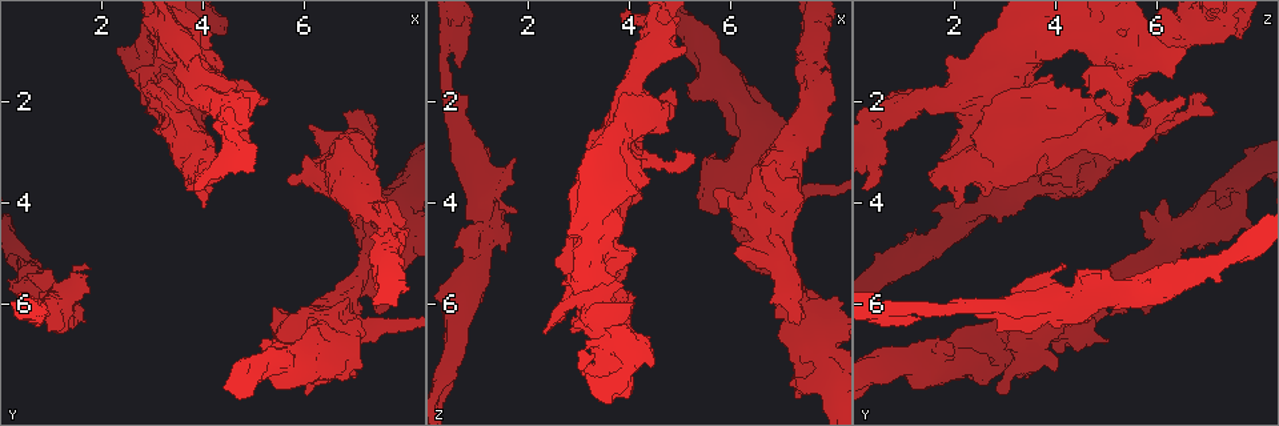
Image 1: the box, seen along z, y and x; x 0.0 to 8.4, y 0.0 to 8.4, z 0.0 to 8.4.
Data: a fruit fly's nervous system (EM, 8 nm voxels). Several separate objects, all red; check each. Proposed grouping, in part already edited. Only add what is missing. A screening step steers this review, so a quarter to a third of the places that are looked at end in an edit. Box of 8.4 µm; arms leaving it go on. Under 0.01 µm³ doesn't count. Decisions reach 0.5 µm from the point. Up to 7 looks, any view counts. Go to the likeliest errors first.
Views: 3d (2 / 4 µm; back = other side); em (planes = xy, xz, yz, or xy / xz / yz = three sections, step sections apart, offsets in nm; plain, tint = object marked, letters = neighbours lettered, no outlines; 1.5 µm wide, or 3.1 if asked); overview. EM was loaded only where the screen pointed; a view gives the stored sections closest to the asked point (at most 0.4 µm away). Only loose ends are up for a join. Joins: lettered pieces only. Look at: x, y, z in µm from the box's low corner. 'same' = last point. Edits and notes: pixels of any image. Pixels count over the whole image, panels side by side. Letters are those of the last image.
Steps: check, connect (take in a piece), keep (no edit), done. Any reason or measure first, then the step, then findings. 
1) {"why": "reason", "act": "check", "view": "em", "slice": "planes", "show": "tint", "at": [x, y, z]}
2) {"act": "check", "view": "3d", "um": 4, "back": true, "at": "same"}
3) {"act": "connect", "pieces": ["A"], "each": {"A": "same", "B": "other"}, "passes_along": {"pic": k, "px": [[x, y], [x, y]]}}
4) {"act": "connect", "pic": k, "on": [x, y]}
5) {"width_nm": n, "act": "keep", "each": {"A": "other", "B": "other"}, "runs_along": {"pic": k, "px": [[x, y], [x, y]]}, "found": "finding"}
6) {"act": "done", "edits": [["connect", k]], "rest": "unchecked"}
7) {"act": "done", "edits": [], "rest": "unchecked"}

{"why": "an open end", "act": "check", "view": "em", "slice": "planes", "show": "letters", "at": [5.65, 3.60, 3.80]}

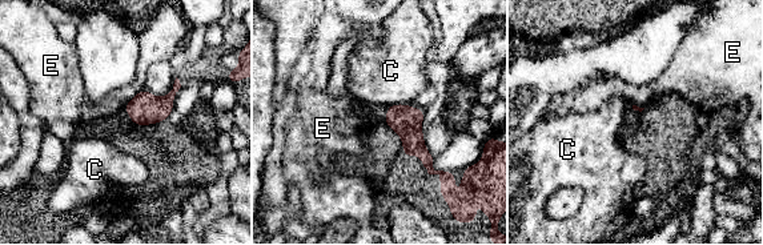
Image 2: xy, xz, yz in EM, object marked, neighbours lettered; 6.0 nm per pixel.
{"act": "keep", "each": {"C": "other", "E": "other"}, "border": {"pic": 2, "px": [[139, 91], [123, 108]]}, "found": "none of them fits"}

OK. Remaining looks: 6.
{"act": "check", "view": "em", "slice": "planes", "show": "letters", "at": [2.90, 1.85, 6.50]}

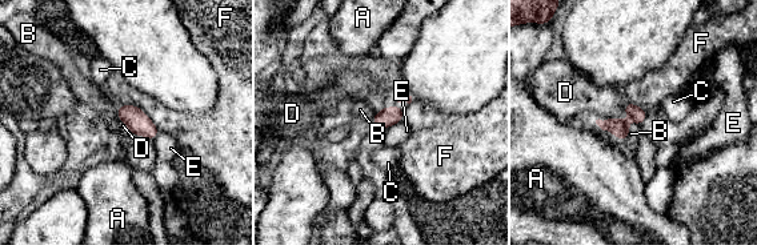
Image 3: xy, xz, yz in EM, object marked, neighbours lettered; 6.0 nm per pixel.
{"act": "keep", "each": {"A": "other", "B": "other", "C": "other", "D": "other", "E": "other", "F": "other"}, "border": {"pic": 3, "px": [[121, 104], [135, 104], [159, 129]]}, "found": "no lettered piece goes on from it"}

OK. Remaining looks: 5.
{"why": "free end", "act": "check", "view": "3d", "um": 4, "at": [0.70, 6.30, 1.30]}

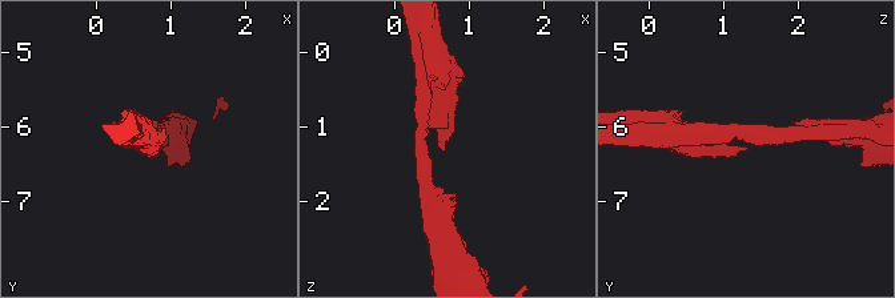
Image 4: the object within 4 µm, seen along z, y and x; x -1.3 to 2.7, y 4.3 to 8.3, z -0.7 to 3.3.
{"why": "now the EM", "act": "check", "view": "em", "slice": "planes", "show": "letters", "at": [0.65, 6.35, 1.35]}

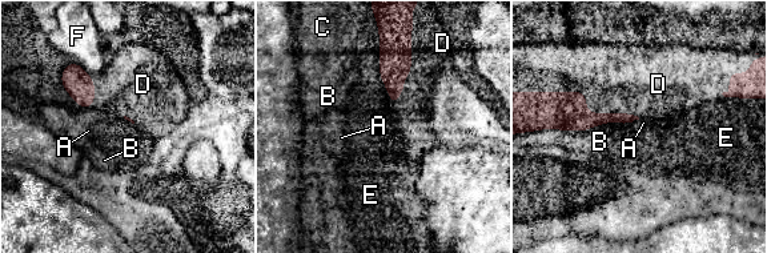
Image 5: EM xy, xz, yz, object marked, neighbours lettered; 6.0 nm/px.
{"act": "connect", "pieces": ["D"], "each": {"A": "other", "B": "other", "C": "other", "D": "same", "E": "other", "F": "other"}, "found": "it goes on there"}

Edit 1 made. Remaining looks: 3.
{"act": "done", "edits": [["connect", 5]], "rest": "unchecked"}

